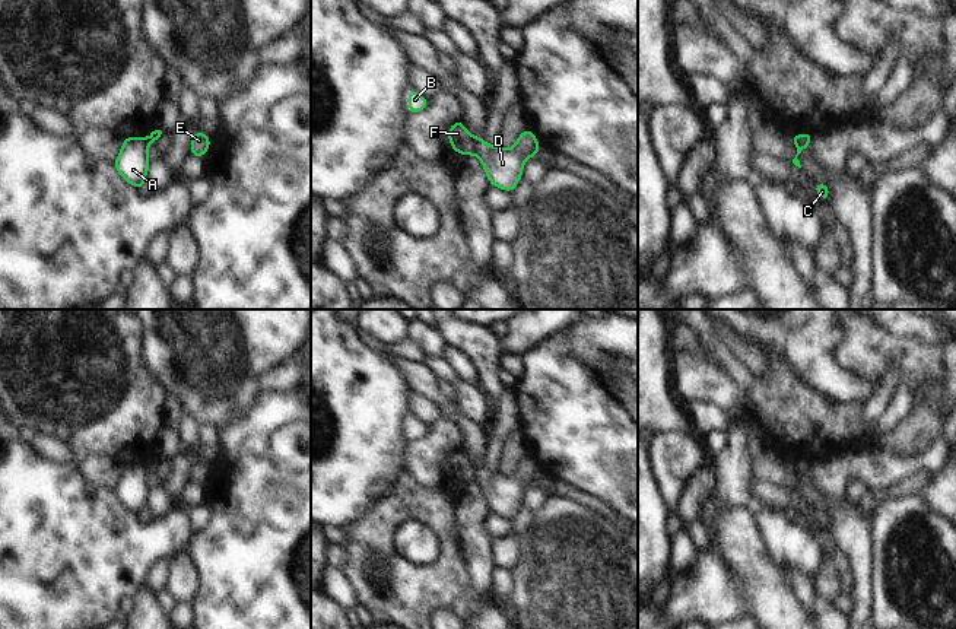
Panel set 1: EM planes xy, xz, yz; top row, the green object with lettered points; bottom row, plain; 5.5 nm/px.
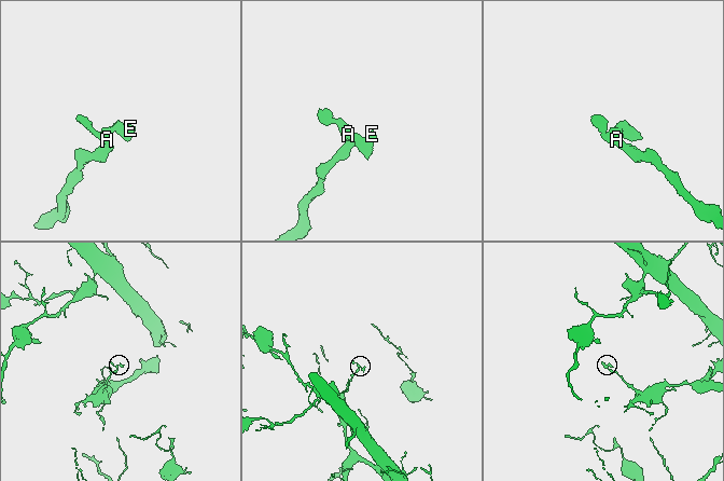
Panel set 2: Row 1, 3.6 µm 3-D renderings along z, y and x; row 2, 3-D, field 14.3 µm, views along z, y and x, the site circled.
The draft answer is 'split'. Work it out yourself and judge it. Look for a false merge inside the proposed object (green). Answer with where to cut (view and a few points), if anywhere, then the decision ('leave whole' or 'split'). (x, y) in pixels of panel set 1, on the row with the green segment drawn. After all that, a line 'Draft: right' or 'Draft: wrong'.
xz (476, 137), (476, 146), (472, 152) | split
Draft: right

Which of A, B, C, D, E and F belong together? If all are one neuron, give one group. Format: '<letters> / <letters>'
A B C F / D E

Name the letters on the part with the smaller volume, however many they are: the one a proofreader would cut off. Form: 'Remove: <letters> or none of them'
Remove: D, E

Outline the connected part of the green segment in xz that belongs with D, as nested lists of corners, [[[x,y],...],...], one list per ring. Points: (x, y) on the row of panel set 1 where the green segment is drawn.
[[[525,128],[508,150],[490,146],[479,136],[473,153],[482,161],[490,185],[512,193],[523,178],[524,162],[540,153],[540,147],[536,134]]]

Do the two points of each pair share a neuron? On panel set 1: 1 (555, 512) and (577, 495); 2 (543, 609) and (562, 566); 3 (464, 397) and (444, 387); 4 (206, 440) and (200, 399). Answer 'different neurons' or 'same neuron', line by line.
1: different neurons
2: same neuron
3: different neurons
4: different neurons

